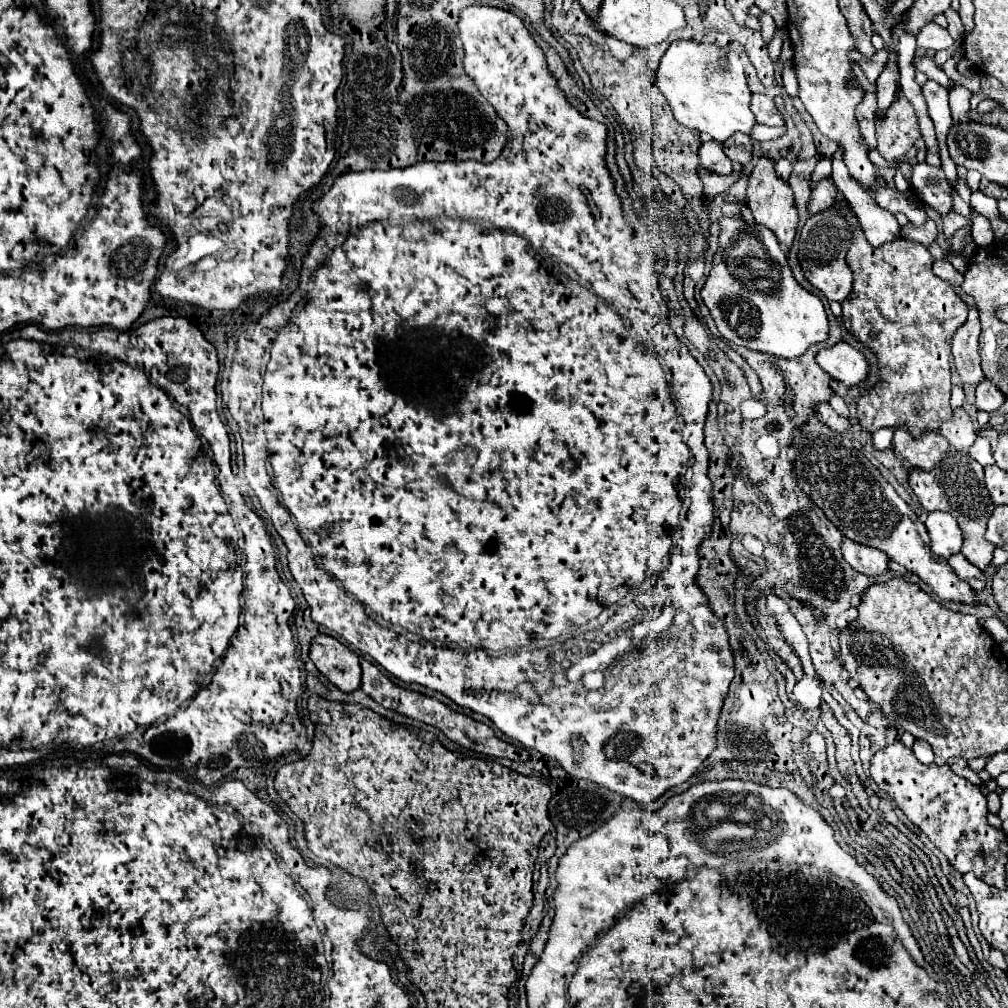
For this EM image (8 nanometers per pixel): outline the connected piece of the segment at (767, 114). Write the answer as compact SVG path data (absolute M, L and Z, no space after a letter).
M755 93L753 99L751 99L751 111L755 113L755 117L757 117L757 121L759 121L761 125L771 125L771 127L785 125L783 115L777 111L773 99L769 99L767 95Z

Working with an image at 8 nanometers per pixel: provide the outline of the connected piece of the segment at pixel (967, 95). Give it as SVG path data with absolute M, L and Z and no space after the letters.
M955 86L949 91L949 106L954 124L960 123L961 116L969 111L971 96L972 92L964 86Z

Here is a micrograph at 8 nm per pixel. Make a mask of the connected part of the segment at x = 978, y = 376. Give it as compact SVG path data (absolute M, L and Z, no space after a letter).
M969 307L969 319L955 331L951 339L951 355L955 369L961 381L969 385L977 385L983 379L981 359L977 351L979 331L979 313L973 307Z

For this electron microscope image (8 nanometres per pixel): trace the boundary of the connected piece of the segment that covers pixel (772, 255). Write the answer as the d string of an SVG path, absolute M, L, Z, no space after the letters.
M741 217L721 219L719 251L713 257L713 269L701 289L701 297L709 307L719 333L729 343L785 359L803 357L811 345L823 343L829 335L823 303L795 281L785 251L765 227L763 257L735 257L735 249L747 237L751 237L751 227Z

